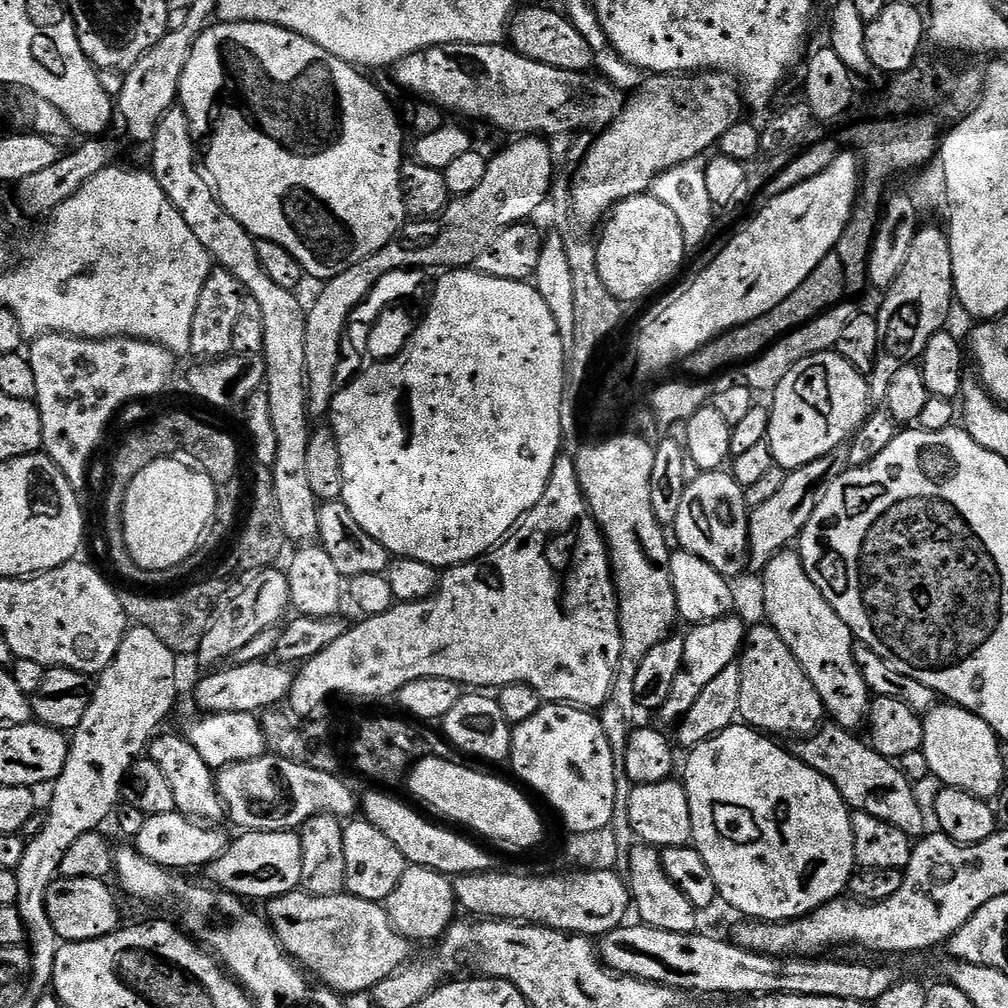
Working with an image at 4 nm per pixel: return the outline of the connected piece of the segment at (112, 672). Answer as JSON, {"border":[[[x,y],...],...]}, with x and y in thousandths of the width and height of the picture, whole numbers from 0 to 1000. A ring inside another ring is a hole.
{"border":[[[134,620],[124,628],[117,649],[94,676],[91,698],[77,717],[67,739],[67,751],[62,768],[51,779],[52,795],[48,811],[33,833],[24,839],[22,855],[15,867],[18,891],[14,900],[20,905],[30,941],[30,980],[43,985],[52,975],[54,950],[62,936],[50,919],[46,907],[46,883],[60,869],[65,843],[81,827],[94,825],[103,813],[110,811],[120,797],[123,773],[132,756],[144,749],[153,731],[160,725],[159,717],[171,706],[177,690],[177,652],[159,633],[144,622]]]}

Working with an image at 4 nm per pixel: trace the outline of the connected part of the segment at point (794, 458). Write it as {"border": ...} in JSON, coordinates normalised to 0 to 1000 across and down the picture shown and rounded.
{"border":[[[826,347],[796,355],[776,375],[765,397],[760,444],[770,455],[769,463],[785,466],[800,462],[844,438],[863,412],[863,381],[858,370],[843,363],[839,355]]]}

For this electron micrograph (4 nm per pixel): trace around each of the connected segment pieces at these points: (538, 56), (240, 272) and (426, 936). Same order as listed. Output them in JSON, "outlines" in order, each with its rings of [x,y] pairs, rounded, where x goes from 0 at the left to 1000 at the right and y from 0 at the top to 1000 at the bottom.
{"outlines":[[[[520,8],[509,15],[503,29],[502,40],[508,49],[530,62],[538,62],[546,65],[554,65],[554,69],[565,69],[566,71],[583,71],[589,63],[589,51],[574,28],[567,24],[559,11],[551,12],[548,8]]],[[[171,106],[157,121],[155,135],[149,141],[149,148],[151,147],[149,167],[155,180],[161,185],[165,196],[169,196],[169,200],[179,209],[181,216],[185,216],[185,224],[188,224],[188,228],[192,228],[192,236],[196,236],[196,240],[200,240],[206,253],[217,265],[231,270],[243,291],[254,297],[256,304],[260,304],[260,316],[266,328],[260,350],[262,380],[268,397],[273,438],[276,438],[275,456],[269,462],[272,470],[272,494],[276,498],[276,514],[280,518],[283,537],[310,538],[315,533],[315,510],[318,497],[313,495],[312,486],[308,486],[306,467],[304,467],[304,446],[308,442],[308,435],[310,434],[310,425],[308,420],[306,421],[308,410],[306,407],[306,372],[304,371],[304,315],[306,314],[304,302],[297,298],[297,293],[294,290],[280,288],[280,284],[276,284],[269,278],[268,272],[264,272],[264,268],[260,268],[260,260],[256,260],[254,238],[218,202],[209,178],[200,166],[199,152],[194,152],[193,141],[195,142],[182,107]]],[[[414,857],[402,860],[399,875],[391,879],[391,887],[385,889],[383,900],[387,915],[407,935],[436,934],[454,909],[454,898],[450,891],[448,873],[439,865],[432,865]]]]}

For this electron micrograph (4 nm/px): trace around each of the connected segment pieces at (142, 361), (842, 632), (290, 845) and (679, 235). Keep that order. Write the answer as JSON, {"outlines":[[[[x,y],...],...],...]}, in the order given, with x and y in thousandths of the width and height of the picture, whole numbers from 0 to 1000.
{"outlines":[[[[48,329],[31,338],[26,352],[38,382],[34,399],[42,415],[43,451],[52,455],[76,486],[82,485],[87,476],[87,459],[111,412],[130,397],[143,397],[165,388],[176,361],[160,341],[131,337],[128,333],[82,337],[80,333]]],[[[779,546],[771,550],[764,562],[760,562],[756,575],[761,618],[784,641],[796,665],[800,665],[800,673],[808,677],[808,685],[812,685],[812,692],[815,692],[824,717],[842,724],[852,723],[852,718],[854,721],[861,713],[863,688],[859,677],[855,677],[855,665],[851,665],[847,653],[847,632],[839,617],[831,613],[815,585],[804,577],[793,547]]],[[[245,823],[237,826],[235,833],[231,832],[212,855],[208,855],[204,862],[206,868],[205,876],[209,880],[217,881],[219,885],[227,885],[237,889],[243,895],[250,893],[259,893],[265,895],[283,889],[298,881],[298,872],[300,871],[300,835],[298,834],[297,824],[288,825],[248,825]]],[[[626,194],[607,205],[591,242],[593,272],[601,280],[601,288],[616,300],[635,298],[655,286],[679,262],[679,226],[673,221],[669,208],[651,194]]]]}

